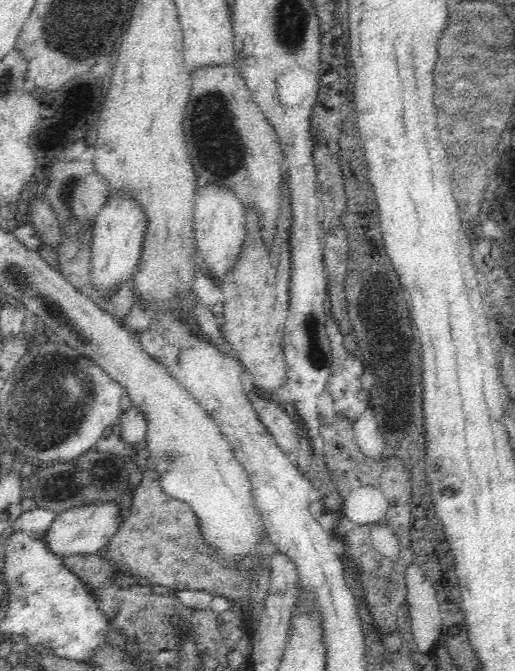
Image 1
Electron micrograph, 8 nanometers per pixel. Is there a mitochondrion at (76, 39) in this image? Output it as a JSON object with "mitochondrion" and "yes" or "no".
{"mitochondrion":"yes"}

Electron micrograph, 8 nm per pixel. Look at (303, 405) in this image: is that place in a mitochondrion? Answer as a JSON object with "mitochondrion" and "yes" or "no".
{"mitochondrion":"no"}

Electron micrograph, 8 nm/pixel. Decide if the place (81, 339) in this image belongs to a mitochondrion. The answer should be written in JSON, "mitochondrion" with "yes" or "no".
{"mitochondrion":"yes"}

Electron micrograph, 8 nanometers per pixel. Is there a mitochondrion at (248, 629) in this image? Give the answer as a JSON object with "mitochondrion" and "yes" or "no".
{"mitochondrion":"no"}

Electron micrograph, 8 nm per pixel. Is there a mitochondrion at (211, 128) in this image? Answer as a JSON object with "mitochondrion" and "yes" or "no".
{"mitochondrion":"yes"}

